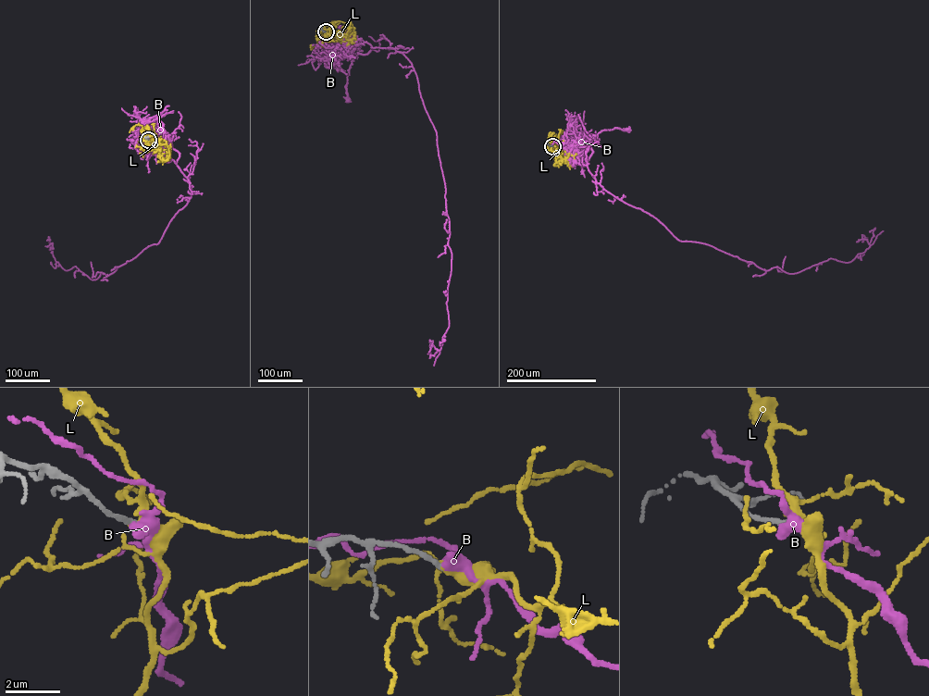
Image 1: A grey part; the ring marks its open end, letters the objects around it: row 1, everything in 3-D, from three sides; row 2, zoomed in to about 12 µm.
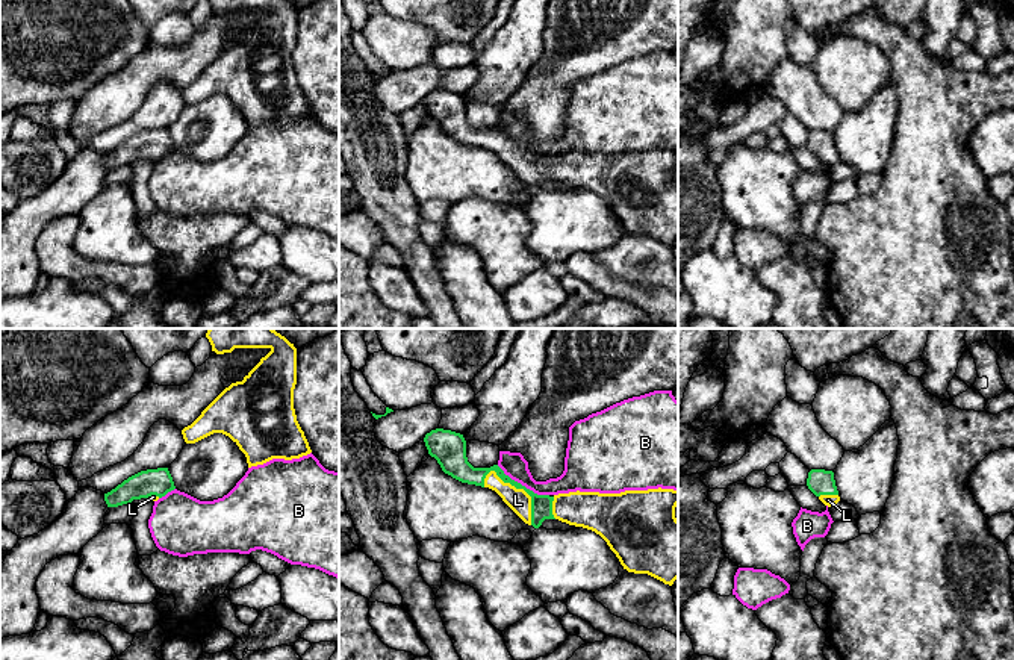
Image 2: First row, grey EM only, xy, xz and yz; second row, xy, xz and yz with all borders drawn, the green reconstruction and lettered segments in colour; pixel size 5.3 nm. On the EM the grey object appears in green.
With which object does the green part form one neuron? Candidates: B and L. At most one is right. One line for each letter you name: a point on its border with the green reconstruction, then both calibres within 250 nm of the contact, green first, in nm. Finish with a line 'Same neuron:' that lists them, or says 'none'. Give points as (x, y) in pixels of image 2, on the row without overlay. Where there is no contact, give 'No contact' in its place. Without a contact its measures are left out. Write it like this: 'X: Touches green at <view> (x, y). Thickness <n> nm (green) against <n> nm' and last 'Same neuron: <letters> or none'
L: Touches green at xz (524, 150). Thickness 110 nm (green) against 120 nm
Same neuron: L

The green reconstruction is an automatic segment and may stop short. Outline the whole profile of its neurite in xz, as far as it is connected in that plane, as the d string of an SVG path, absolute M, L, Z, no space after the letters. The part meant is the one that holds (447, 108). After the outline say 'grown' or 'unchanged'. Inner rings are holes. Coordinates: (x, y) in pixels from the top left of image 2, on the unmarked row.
M436 89L425 95L424 103L428 115L437 121L445 135L462 144L495 151L525 185L539 189L545 180L558 180L592 191L607 203L628 233L648 235L669 247L678 239L678 180L675 179L678 151L658 148L621 154L577 151L554 157L537 156L505 136L498 126L474 129L468 123L466 101L460 94Z; grown

